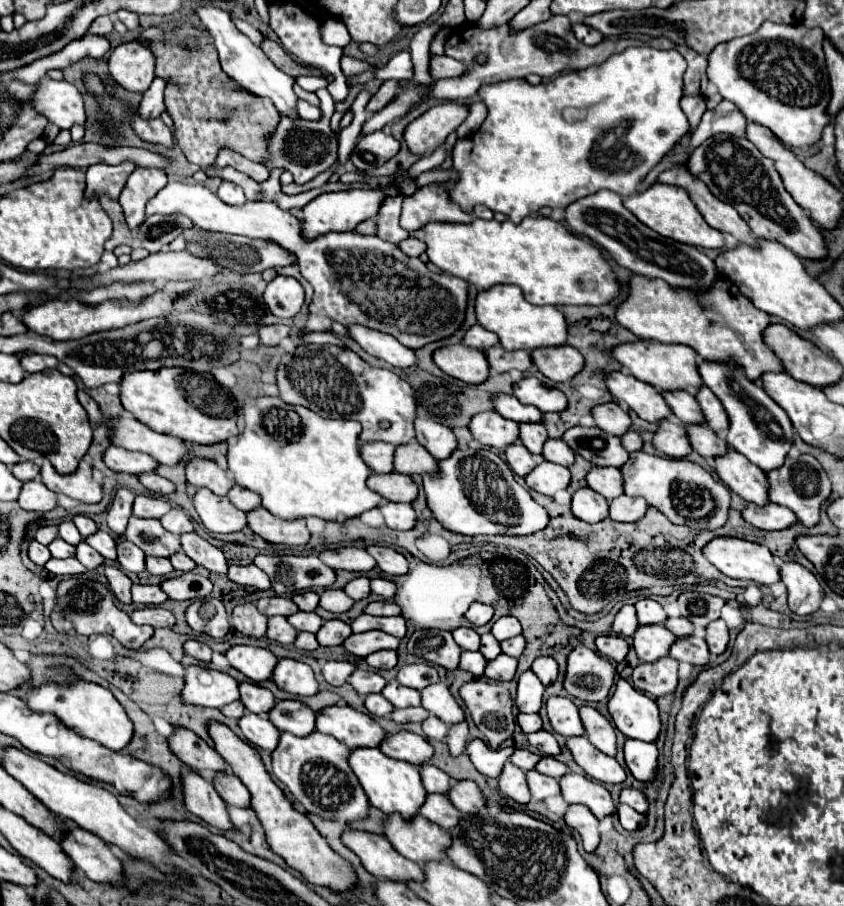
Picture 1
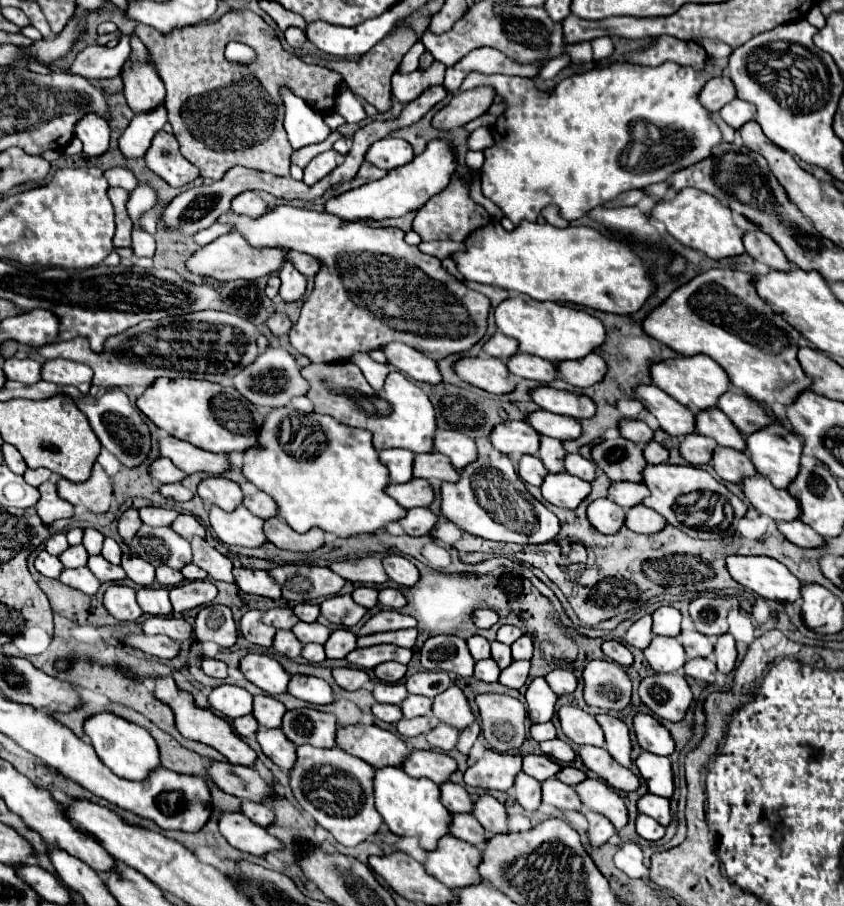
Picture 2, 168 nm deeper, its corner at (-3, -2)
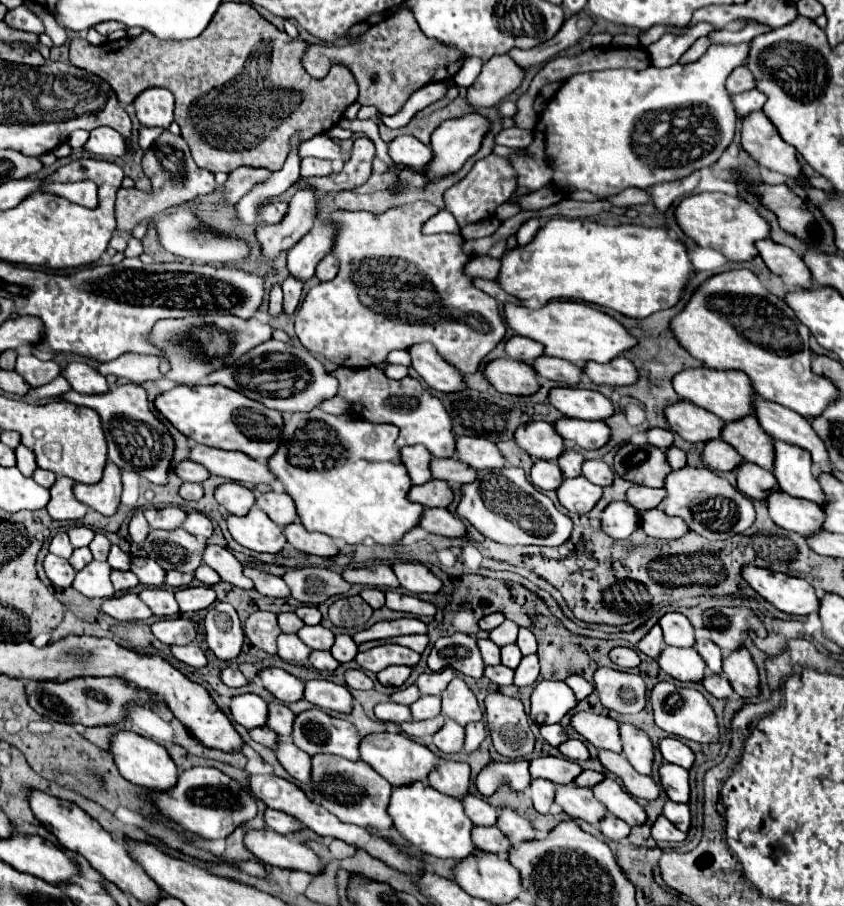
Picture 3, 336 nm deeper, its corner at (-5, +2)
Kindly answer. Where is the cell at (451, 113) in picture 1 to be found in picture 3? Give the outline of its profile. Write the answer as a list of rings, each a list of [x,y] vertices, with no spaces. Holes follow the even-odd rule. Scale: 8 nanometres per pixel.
[[[496,55],[484,63],[482,73],[468,89],[468,101],[476,107],[492,107],[516,91],[522,79],[524,69],[520,69],[508,55]]]

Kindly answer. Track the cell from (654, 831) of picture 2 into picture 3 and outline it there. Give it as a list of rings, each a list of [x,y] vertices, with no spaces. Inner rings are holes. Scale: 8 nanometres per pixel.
[[[658,817],[658,821],[652,825],[652,837],[656,841],[684,841],[686,835],[678,831],[666,817]]]

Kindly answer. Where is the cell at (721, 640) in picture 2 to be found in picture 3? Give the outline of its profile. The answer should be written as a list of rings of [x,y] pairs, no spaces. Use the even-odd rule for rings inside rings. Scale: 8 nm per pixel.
[[[738,649],[736,653],[732,653],[730,657],[724,659],[722,677],[728,679],[730,685],[734,687],[734,691],[744,699],[760,695],[758,667],[756,667],[752,655],[748,653],[748,649]]]

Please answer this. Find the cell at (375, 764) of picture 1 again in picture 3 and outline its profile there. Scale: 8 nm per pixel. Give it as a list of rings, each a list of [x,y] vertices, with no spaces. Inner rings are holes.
[[[416,783],[410,787],[392,789],[388,813],[392,815],[394,827],[402,833],[402,837],[406,837],[426,855],[442,859],[466,859],[476,851],[470,837],[474,823],[466,817],[462,803],[452,797],[444,797],[444,793],[432,789],[430,785]]]

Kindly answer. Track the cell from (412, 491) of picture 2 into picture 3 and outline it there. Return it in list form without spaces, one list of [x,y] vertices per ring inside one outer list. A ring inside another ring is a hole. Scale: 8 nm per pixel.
[[[432,479],[428,485],[414,485],[408,493],[410,501],[420,503],[424,507],[448,507],[454,499],[454,491],[446,481]]]

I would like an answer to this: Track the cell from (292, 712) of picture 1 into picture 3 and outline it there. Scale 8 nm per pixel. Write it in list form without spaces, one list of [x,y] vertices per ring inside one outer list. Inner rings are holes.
[[[310,709],[296,717],[292,739],[296,747],[308,755],[332,753],[350,761],[360,759],[360,737],[356,727],[346,719],[330,717],[320,709]]]

